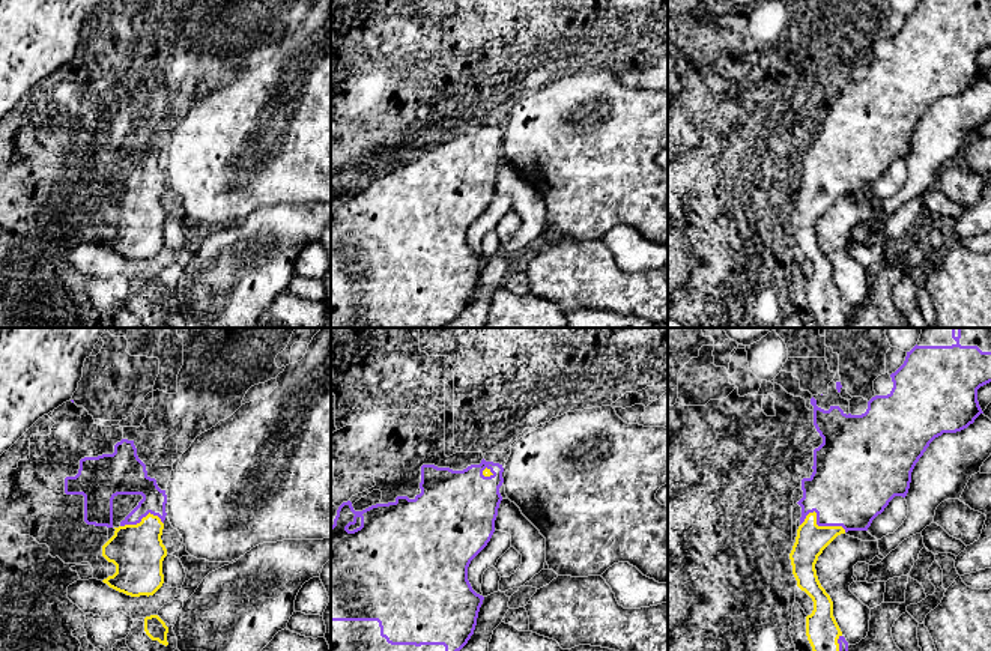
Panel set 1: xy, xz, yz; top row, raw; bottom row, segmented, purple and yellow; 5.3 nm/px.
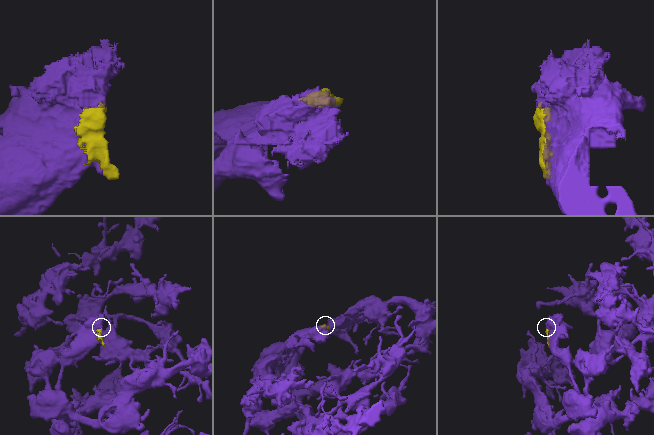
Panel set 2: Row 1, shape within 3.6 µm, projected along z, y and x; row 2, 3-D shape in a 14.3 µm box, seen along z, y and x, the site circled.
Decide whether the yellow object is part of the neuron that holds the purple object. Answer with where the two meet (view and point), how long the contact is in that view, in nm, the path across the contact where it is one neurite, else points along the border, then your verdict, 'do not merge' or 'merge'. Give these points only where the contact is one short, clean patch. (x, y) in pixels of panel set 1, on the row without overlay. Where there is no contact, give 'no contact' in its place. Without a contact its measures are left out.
yz (818, 188) | 260 nm | merge

